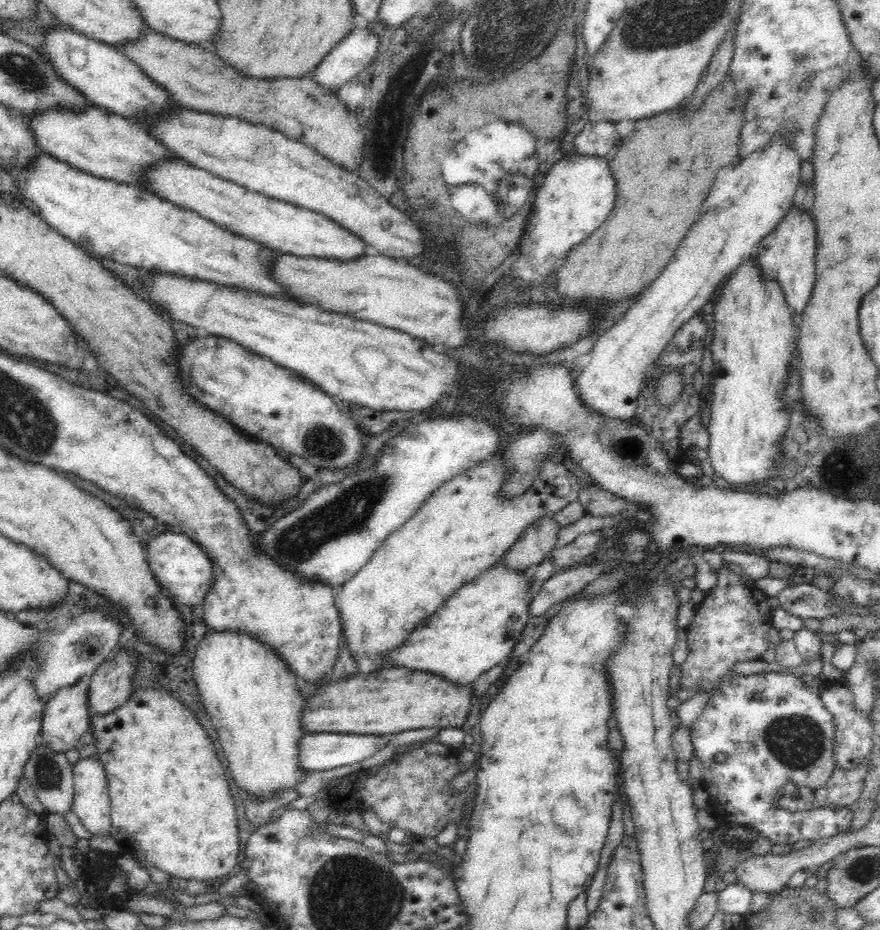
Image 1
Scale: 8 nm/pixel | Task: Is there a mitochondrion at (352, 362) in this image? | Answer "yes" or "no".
no

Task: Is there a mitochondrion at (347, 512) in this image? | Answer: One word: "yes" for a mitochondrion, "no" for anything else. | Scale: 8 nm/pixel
yes

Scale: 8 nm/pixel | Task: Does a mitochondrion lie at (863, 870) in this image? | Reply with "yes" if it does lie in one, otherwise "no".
yes

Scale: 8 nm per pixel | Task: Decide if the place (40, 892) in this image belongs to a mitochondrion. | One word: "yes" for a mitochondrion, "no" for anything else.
no

